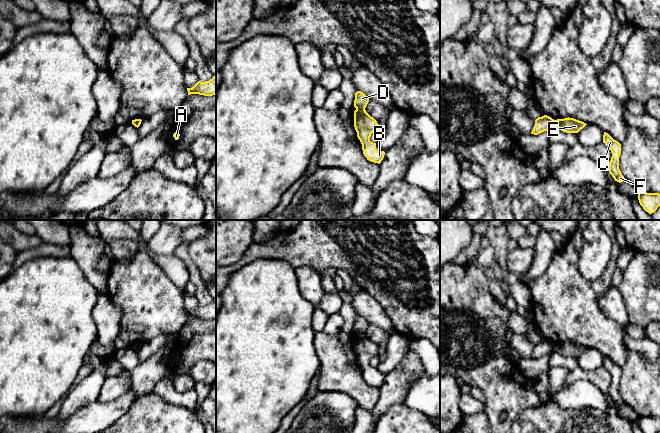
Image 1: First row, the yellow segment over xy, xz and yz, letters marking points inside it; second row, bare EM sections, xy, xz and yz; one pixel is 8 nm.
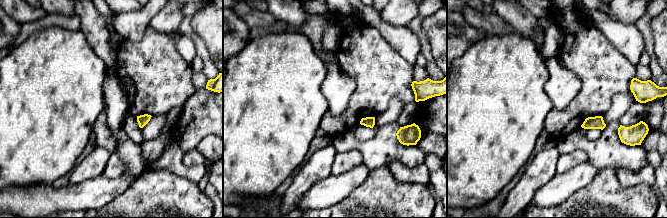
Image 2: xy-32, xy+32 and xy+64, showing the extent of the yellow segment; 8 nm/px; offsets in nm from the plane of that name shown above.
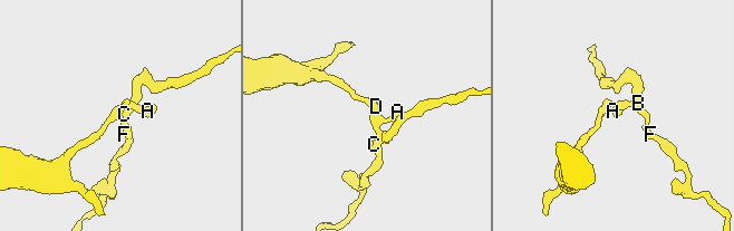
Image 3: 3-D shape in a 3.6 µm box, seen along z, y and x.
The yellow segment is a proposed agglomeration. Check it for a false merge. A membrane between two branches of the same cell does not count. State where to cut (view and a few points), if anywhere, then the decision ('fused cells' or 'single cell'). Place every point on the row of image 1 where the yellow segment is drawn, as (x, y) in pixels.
xz (356, 108), (364, 109) | fused cells

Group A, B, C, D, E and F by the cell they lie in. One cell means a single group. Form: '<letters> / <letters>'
A B C E F / D

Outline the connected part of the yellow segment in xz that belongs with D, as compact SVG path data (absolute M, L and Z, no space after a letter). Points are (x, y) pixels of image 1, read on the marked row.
M361 91L355 93L354 107L356 109L365 109L369 102L369 98Z

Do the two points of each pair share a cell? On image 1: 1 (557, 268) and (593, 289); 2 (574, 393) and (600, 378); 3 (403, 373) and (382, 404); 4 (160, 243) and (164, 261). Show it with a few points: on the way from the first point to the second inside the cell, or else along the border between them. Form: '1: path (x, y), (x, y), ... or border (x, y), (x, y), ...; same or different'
1: path (566, 277), (578, 289), (584, 289); same
2: border (569, 383), (575, 380), (588, 380), (608, 400); different
3: path (398, 381), (394, 390), (388, 396); same
4: border (146, 242), (149, 252), (158, 256), (172, 254); different

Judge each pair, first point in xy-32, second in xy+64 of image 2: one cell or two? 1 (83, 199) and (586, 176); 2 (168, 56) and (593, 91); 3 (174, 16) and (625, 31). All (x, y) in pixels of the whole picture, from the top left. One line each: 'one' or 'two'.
1: one
2: one
3: two

